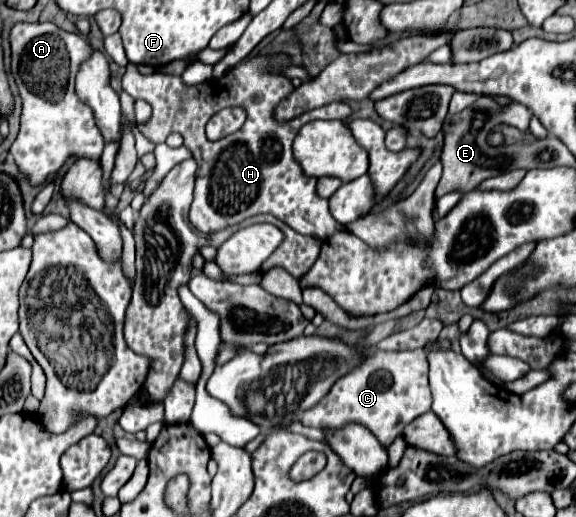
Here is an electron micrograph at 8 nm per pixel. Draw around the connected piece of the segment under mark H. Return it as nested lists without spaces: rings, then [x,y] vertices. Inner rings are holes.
[[[277,54],[277,56],[257,56],[253,60],[247,60],[247,62],[241,62],[239,66],[235,66],[233,70],[229,70],[223,78],[219,80],[207,80],[203,84],[197,84],[197,86],[183,86],[181,82],[181,76],[169,76],[169,74],[161,74],[161,72],[153,72],[149,76],[143,76],[137,72],[137,68],[133,64],[127,66],[127,72],[123,76],[123,90],[127,94],[131,94],[133,98],[141,98],[145,102],[151,104],[153,112],[151,112],[151,118],[143,124],[139,124],[139,132],[151,140],[153,144],[161,144],[165,142],[165,138],[169,136],[169,132],[179,132],[183,138],[185,138],[185,146],[191,150],[195,162],[197,162],[197,180],[195,180],[195,198],[193,198],[193,204],[191,204],[191,210],[189,210],[189,222],[209,234],[209,232],[217,232],[217,230],[223,230],[227,226],[235,226],[235,224],[241,224],[245,218],[249,216],[255,216],[255,214],[273,214],[275,218],[283,220],[287,226],[291,226],[295,232],[299,234],[309,234],[309,236],[319,236],[321,240],[329,238],[331,234],[335,234],[337,230],[341,230],[343,226],[339,226],[339,222],[333,220],[331,212],[329,212],[329,206],[327,206],[327,200],[319,198],[317,192],[315,192],[315,184],[317,184],[317,178],[309,178],[301,166],[295,162],[293,158],[293,138],[295,134],[301,130],[301,126],[305,126],[307,122],[313,122],[313,120],[347,120],[351,116],[351,108],[345,104],[345,102],[333,102],[333,104],[327,104],[323,108],[317,108],[317,110],[311,110],[311,112],[305,112],[301,114],[299,118],[291,120],[291,122],[285,122],[285,124],[279,124],[275,118],[273,118],[273,110],[275,106],[287,98],[293,90],[293,84],[289,78],[285,76],[277,76],[277,74],[267,74],[263,72],[263,68],[267,64],[287,64],[287,56],[285,54]],[[233,106],[239,106],[247,112],[247,120],[245,124],[231,136],[225,136],[221,138],[219,142],[211,142],[207,140],[205,136],[205,124],[207,120],[221,108],[233,108]]]

